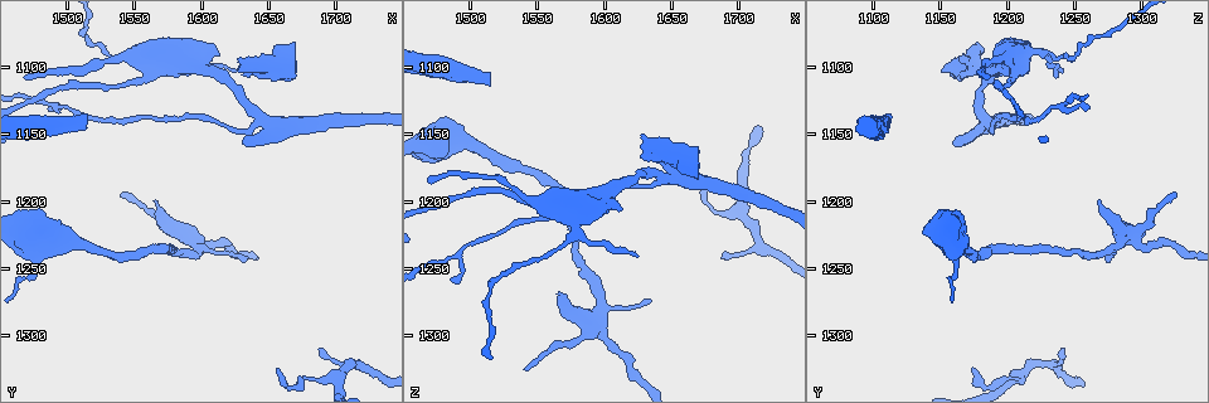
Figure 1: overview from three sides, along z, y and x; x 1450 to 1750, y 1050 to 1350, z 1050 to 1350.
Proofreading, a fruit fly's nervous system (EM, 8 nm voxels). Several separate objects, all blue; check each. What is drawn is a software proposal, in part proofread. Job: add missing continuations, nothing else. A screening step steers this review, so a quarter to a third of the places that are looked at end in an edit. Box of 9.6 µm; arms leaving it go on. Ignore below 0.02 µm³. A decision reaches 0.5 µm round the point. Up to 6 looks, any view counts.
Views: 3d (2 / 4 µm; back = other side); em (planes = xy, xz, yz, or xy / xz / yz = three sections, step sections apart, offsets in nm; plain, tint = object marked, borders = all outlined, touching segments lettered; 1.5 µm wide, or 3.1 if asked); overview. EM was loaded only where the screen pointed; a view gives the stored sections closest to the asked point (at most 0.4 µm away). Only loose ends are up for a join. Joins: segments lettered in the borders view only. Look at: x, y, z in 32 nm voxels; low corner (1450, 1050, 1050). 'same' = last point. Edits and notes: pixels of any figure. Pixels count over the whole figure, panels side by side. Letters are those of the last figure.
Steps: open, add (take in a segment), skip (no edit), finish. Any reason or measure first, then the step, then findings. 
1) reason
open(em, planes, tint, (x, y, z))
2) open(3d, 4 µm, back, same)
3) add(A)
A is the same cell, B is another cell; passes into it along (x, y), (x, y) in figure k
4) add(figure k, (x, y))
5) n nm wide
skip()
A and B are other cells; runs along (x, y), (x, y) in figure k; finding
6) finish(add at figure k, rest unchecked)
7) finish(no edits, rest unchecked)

thin end
open(3d, 4 µm, (1656, 1324, 1172))

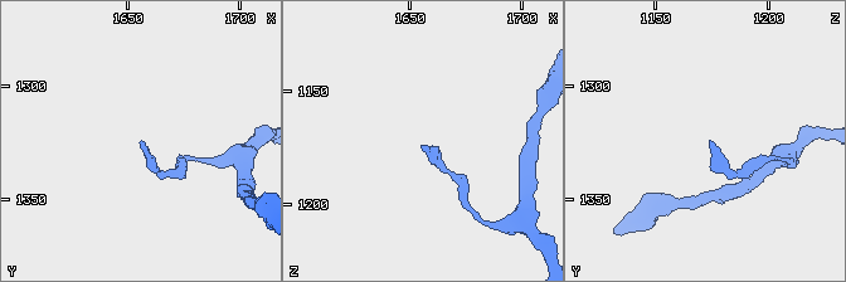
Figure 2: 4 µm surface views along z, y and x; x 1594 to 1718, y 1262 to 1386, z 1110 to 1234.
open(em, planes, borders, (1657, 1324, 1173))

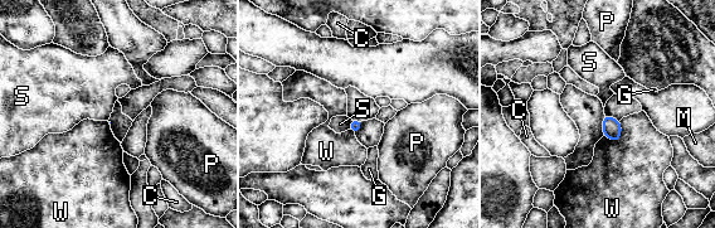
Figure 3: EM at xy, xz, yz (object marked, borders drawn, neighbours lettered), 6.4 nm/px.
skip()
C, G, M, P, S and W are other cells; border along (351, 120), (349, 129) in figure 3; none of them fits

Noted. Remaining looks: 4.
stops while still wide
open(3d, 2 µm, (1564, 1198, 1270))

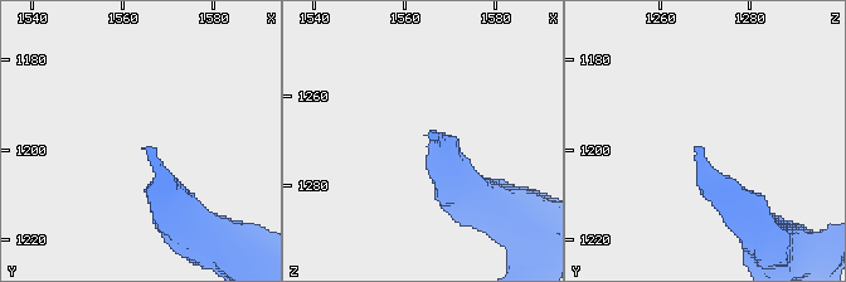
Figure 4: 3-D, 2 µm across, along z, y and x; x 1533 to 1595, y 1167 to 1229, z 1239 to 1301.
now the EM
open(em, planes, plain, (1565, 1200, 1269))

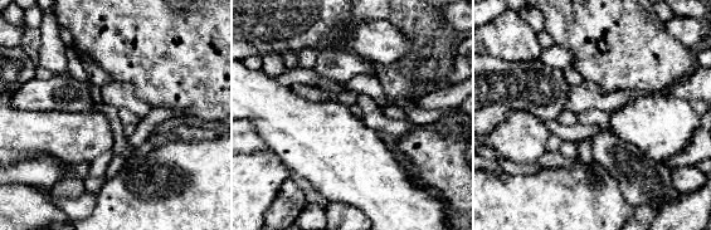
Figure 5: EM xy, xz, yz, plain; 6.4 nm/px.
see the neighbours
open(em, planes, borders, same)

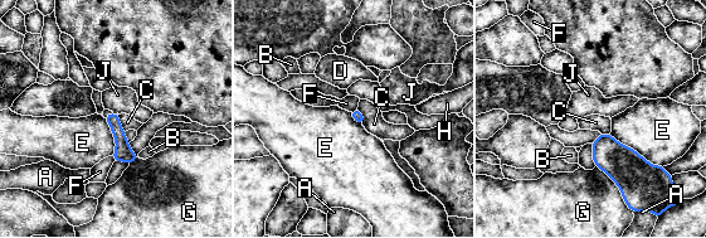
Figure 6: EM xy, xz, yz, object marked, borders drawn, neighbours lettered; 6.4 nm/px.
skip()
A, B, C, D, E, F, G, H and J are other cells; border along (610, 134), (649, 163), (662, 166) in figure 6; none of them fits

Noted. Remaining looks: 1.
an open end
open(em, planes, borders, (1484, 1132, 1260))

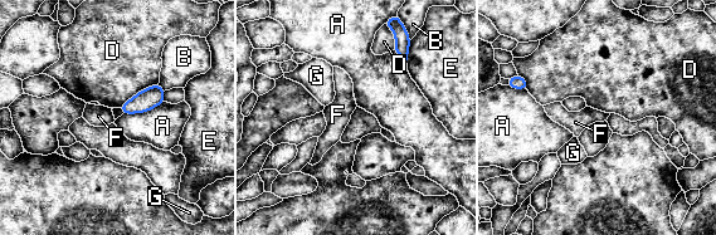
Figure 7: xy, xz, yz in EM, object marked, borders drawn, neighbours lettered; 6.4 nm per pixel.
110 nm wide
skip()
A, B, D, E, F and G are other cells; border along (157, 83), (141, 89), (120, 107) in figure 7; none of them fits

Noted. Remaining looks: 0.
finish(no edits, rest unchecked)

